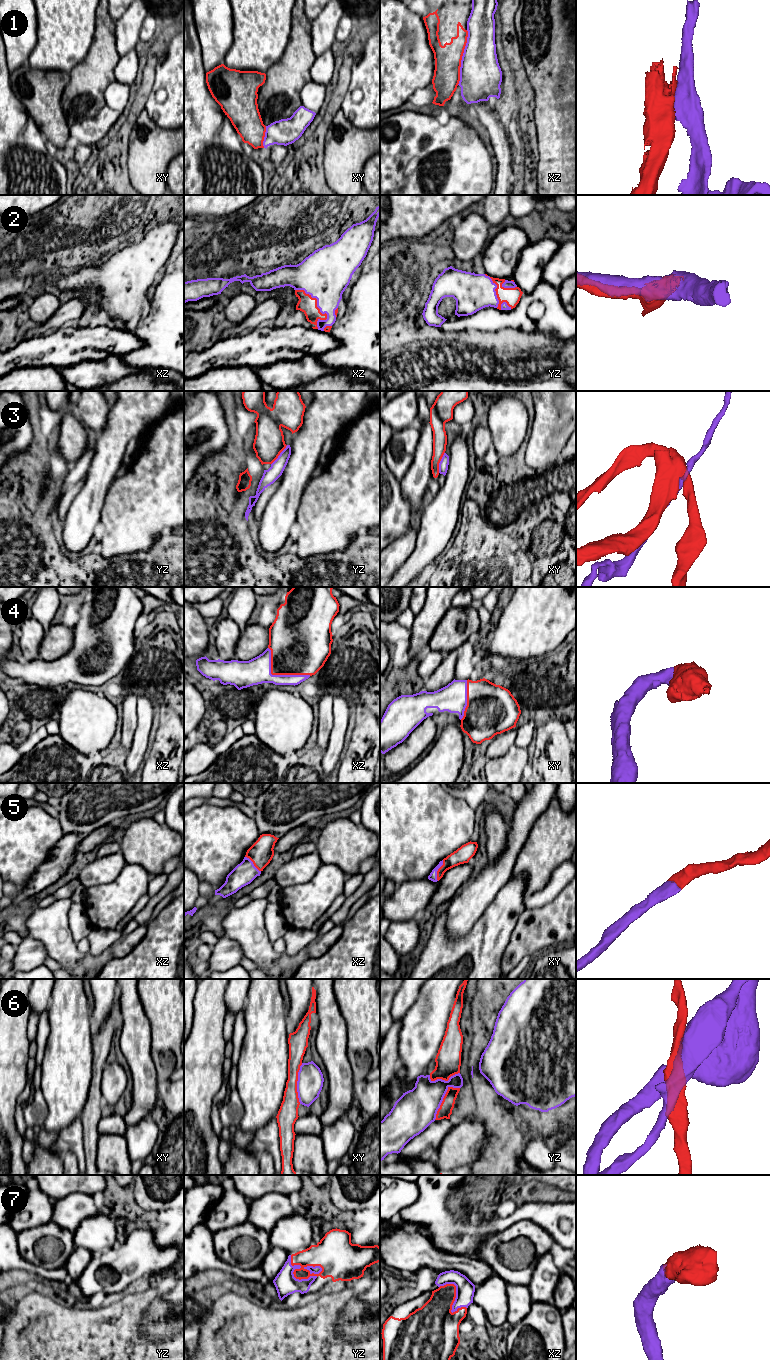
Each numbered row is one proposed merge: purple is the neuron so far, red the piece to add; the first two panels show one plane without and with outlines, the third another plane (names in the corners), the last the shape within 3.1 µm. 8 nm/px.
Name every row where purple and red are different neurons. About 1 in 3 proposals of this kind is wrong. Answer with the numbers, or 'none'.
1, 3, 6

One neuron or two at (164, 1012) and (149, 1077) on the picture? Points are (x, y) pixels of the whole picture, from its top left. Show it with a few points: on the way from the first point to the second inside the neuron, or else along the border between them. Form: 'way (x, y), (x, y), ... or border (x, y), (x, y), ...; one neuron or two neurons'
border (151, 1038), (151, 1058), (156, 1069), (158, 1084); two neurons

